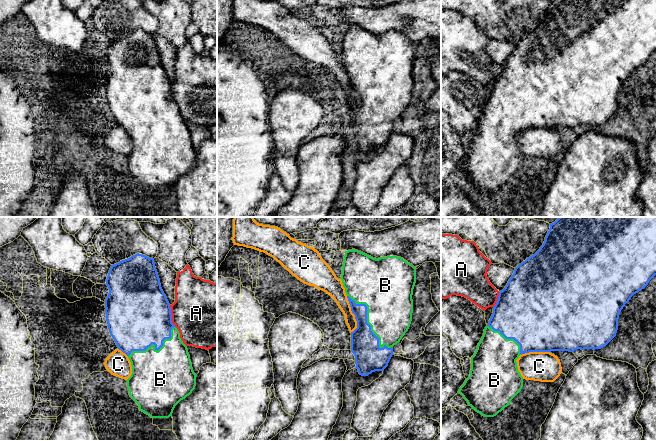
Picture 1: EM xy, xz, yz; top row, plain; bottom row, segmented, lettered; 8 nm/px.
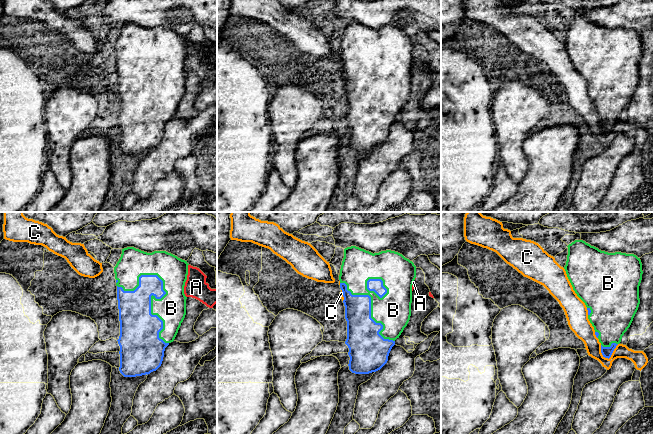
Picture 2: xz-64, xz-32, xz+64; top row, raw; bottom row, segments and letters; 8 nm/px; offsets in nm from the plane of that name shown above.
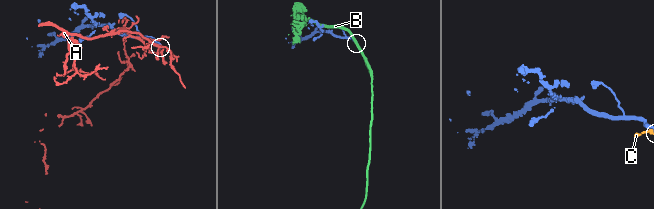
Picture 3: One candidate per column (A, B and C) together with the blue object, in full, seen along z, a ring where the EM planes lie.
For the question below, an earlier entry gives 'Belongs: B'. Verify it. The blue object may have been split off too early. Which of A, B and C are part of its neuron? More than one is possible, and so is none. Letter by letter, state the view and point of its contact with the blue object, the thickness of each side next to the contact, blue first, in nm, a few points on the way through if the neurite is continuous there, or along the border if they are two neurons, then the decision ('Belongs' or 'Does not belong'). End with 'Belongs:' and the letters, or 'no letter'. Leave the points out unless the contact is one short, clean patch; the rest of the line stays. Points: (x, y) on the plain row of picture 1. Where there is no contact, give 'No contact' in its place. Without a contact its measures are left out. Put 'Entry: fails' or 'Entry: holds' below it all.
A: Touches blue at xy (171, 92). Thickness 500 nm (blue) against 480 nm. Does not belong
B: Touches blue at xz (366, 98). Thickness 220 nm (blue) against 380 nm. Belongs
C: Touches blue at xz (353, 89). Thickness 220 nm (blue) against 140 nm. Does not belong
Belongs: B
Entry: holds

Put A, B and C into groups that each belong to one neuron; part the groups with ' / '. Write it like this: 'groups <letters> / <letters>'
groups A / B / C

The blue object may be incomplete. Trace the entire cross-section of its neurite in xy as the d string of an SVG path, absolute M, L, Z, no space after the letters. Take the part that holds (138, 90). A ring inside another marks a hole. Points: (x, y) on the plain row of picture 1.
M137 29L112 41L106 61L109 65L105 75L108 105L118 125L128 132L132 142L132 150L126 156L129 171L138 180L139 186L151 194L169 194L175 182L195 165L197 151L193 147L187 122L172 99L170 80L161 64L154 35Z

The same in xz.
M345 27L341 54L357 104L351 108L351 127L362 152L384 147L393 131L393 122L408 107L413 89L413 65L416 44L401 33L378 35L361 27Z

